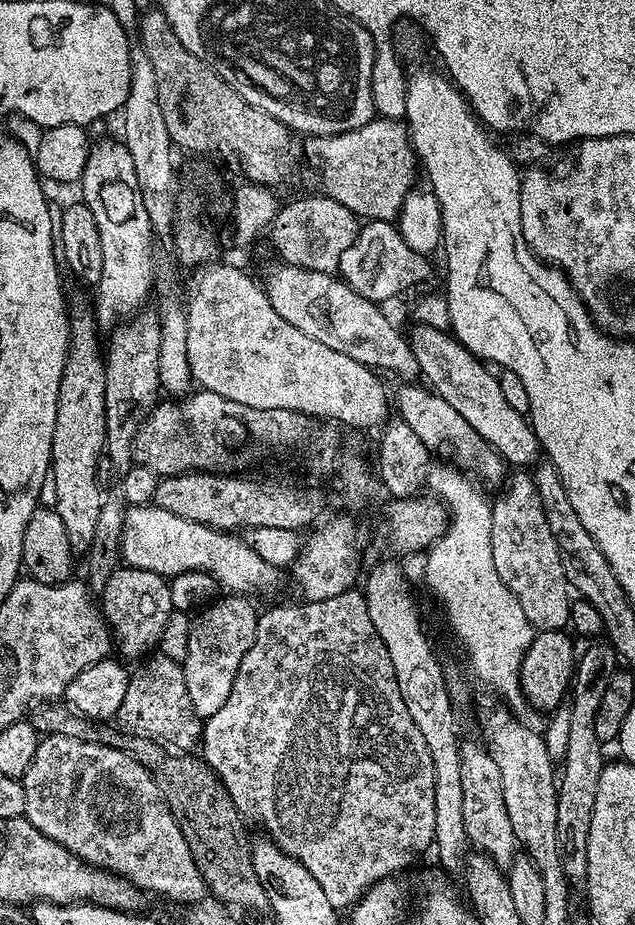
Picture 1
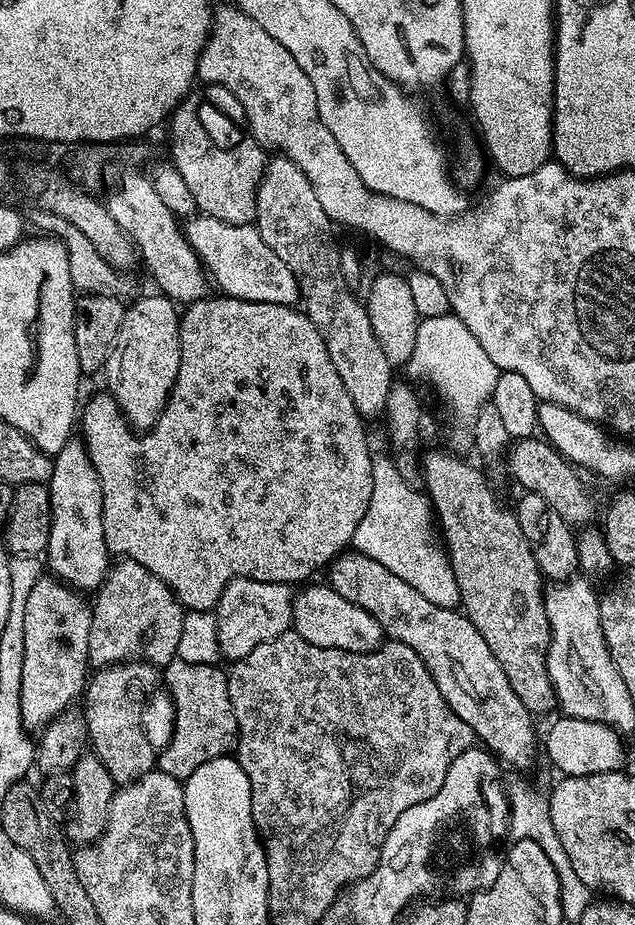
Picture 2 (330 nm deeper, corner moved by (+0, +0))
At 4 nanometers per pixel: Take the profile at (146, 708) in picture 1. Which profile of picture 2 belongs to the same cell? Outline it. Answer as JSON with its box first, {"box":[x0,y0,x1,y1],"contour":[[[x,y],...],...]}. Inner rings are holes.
{"box":[156,658,238,782],"contour":[[[179,658],[163,665],[162,672],[164,672],[164,684],[172,695],[172,737],[164,749],[162,747],[159,749],[156,768],[170,774],[170,778],[183,782],[190,774],[194,774],[194,770],[198,770],[198,766],[202,766],[202,762],[210,762],[210,758],[227,756],[236,747],[238,737],[234,706],[230,702],[228,672],[216,664],[195,664]]]}

